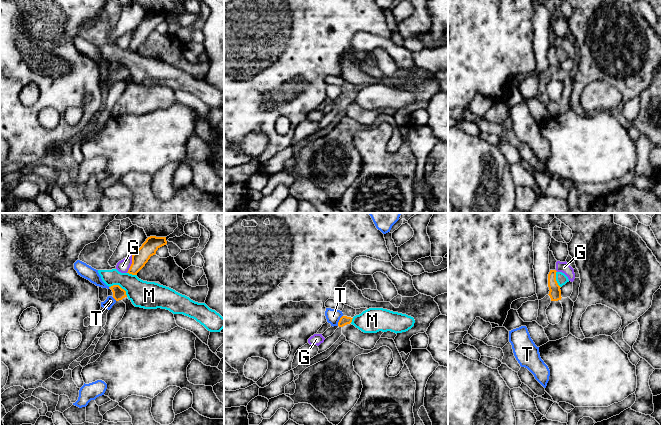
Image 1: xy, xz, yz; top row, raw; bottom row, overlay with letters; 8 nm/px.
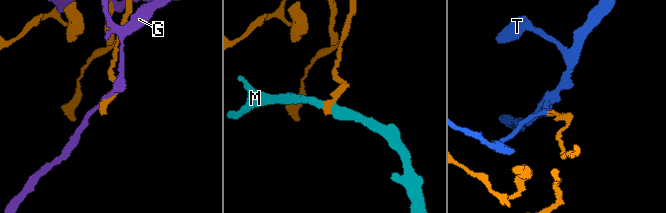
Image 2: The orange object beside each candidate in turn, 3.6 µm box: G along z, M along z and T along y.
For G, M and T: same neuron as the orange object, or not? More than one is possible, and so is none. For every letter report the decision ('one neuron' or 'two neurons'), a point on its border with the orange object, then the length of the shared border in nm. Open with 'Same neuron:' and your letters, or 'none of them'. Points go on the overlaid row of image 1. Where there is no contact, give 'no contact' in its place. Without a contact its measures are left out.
Same neuron: none of them
G: two neurons; contact xy (131, 264); length 150 nm
M: two neurons; contact xy (119, 286); length 170 nm
T: two neurons; contact xz (339, 320); length 100 nm

